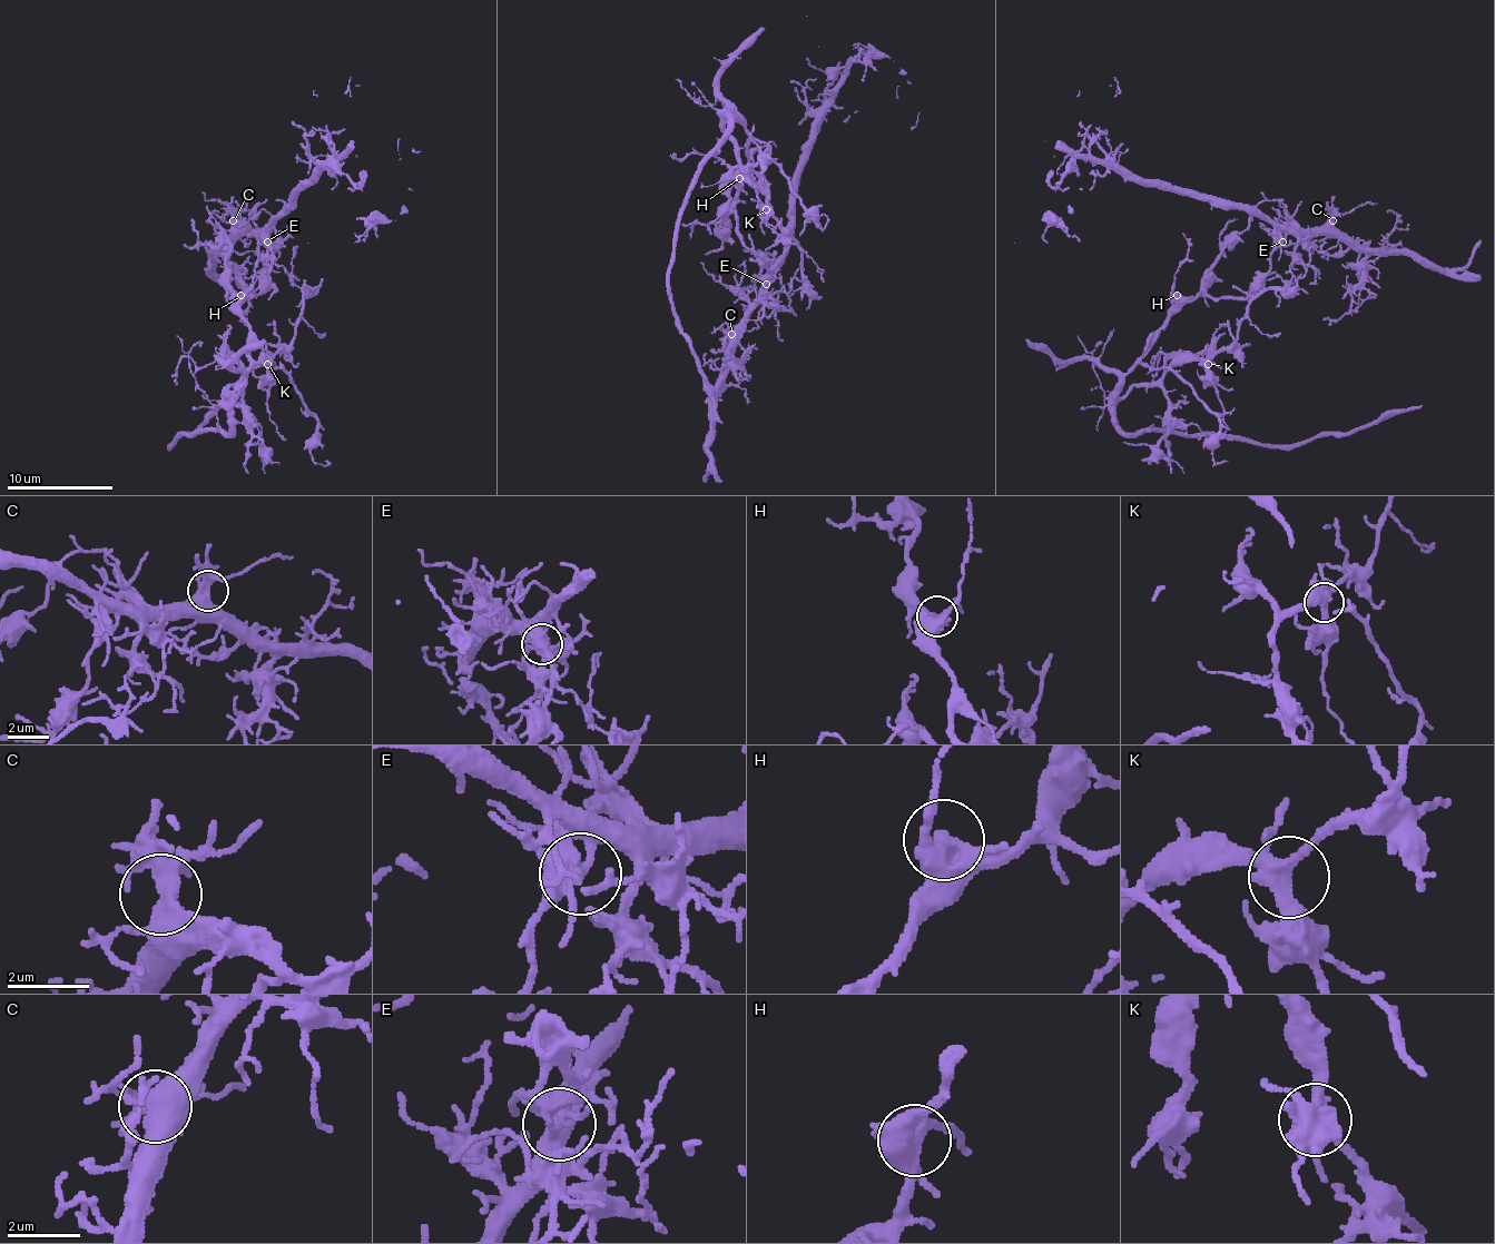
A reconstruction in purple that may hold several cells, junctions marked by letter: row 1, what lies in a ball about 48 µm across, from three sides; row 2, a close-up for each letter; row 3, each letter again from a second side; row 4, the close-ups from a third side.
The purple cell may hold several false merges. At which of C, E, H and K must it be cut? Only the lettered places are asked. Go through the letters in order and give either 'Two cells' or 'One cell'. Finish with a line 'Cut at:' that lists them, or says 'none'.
C: One cell
E: Two cells
H: One cell
K: One cell
Cut at: E

